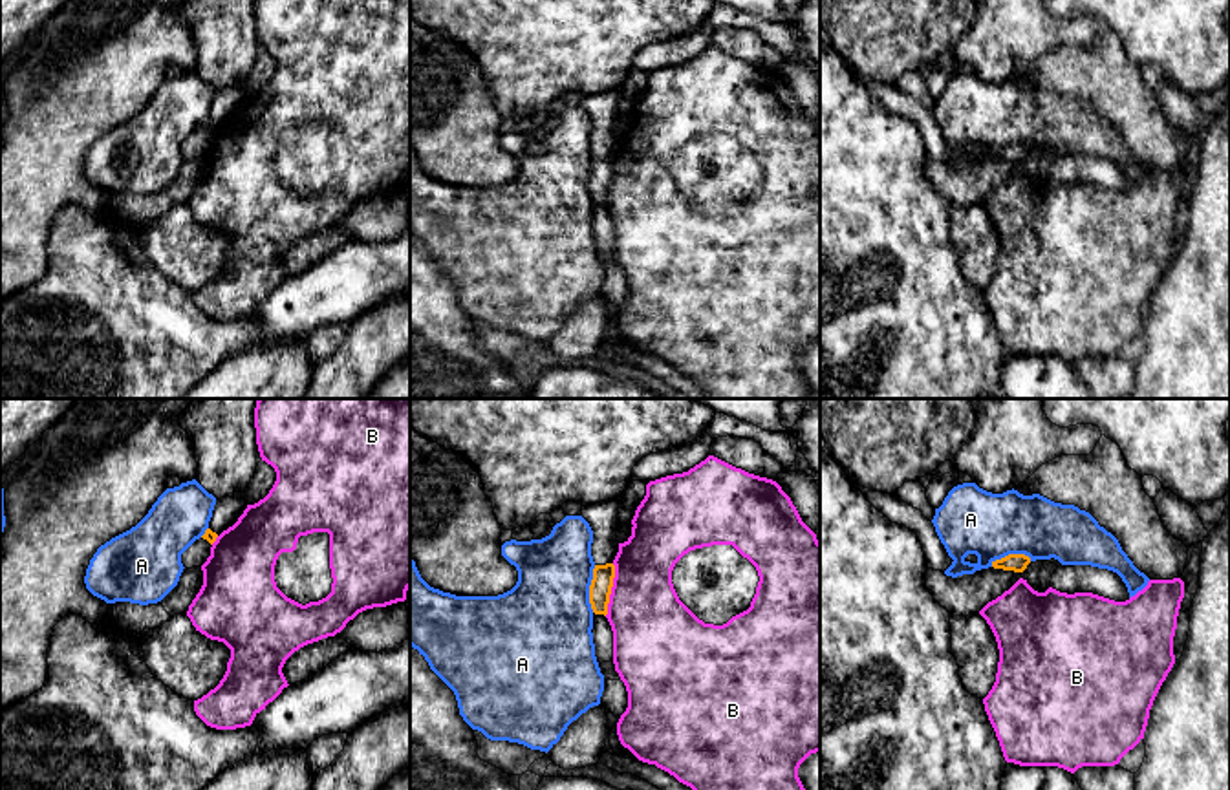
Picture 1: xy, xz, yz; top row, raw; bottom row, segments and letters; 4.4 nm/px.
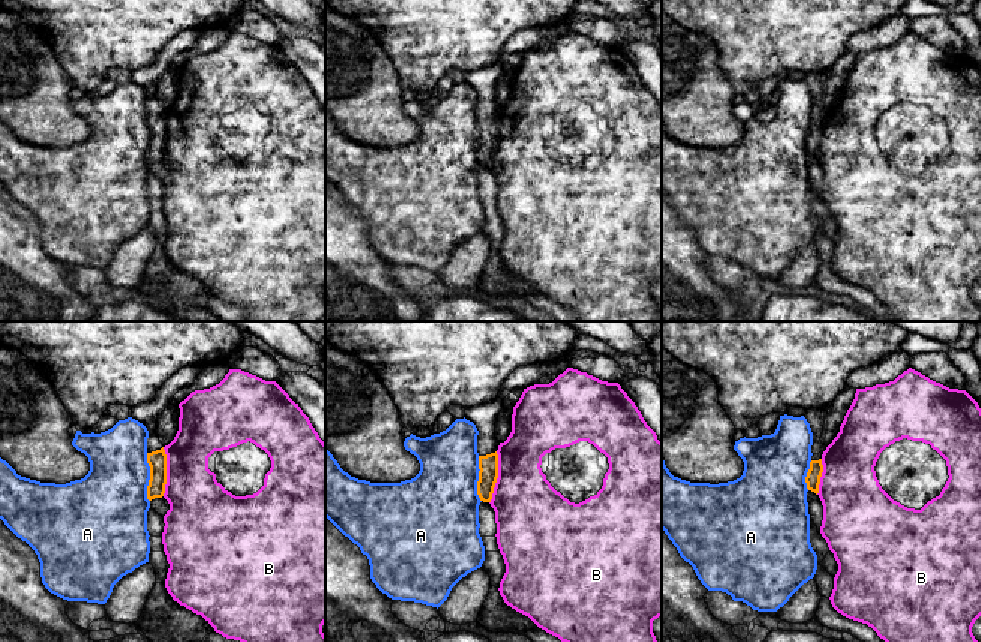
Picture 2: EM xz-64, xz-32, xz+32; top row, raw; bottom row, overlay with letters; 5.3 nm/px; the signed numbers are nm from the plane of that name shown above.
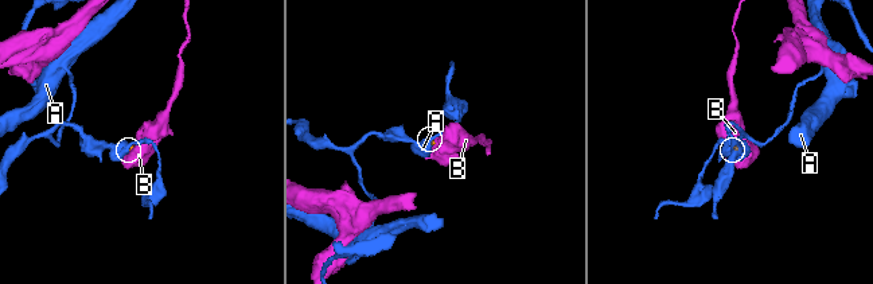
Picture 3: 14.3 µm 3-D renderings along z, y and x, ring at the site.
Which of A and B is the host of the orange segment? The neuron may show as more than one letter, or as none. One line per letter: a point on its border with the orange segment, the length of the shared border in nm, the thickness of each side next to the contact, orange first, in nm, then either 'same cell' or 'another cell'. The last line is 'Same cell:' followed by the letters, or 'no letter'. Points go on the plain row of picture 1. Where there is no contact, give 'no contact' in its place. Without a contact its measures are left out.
A: meets orange in xz at (590, 180); contact 200 nm long; 100 nm thick on the orange side, 420 nm on the other; another cell
B: meets orange in xz at (610, 180); contact 240 nm long; 100 nm thick on the orange side, 360 nm on the other; another cell
Same cell: no letter

